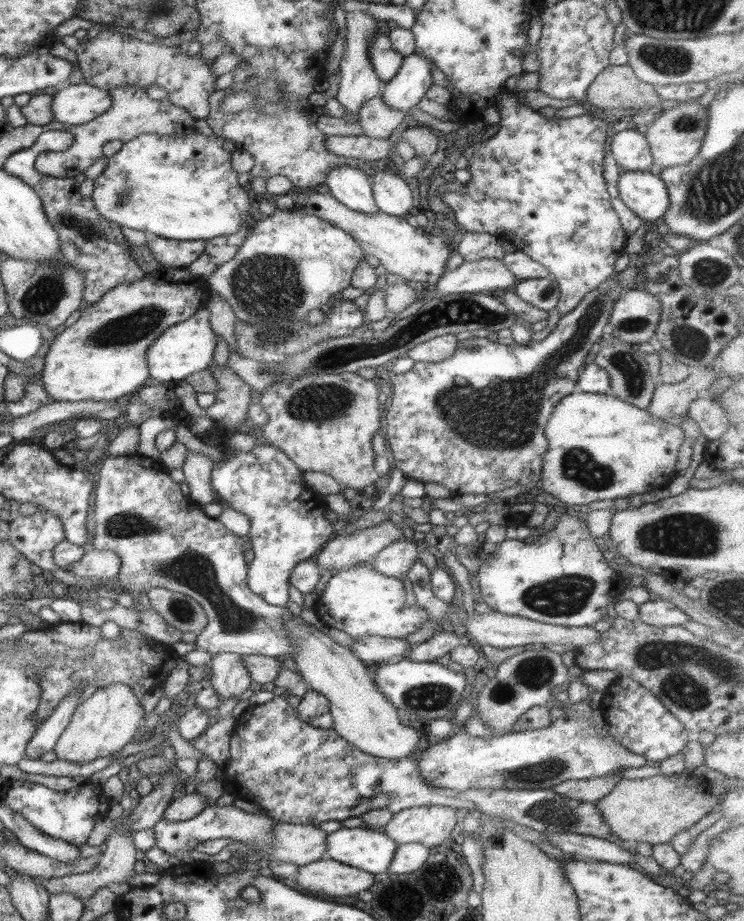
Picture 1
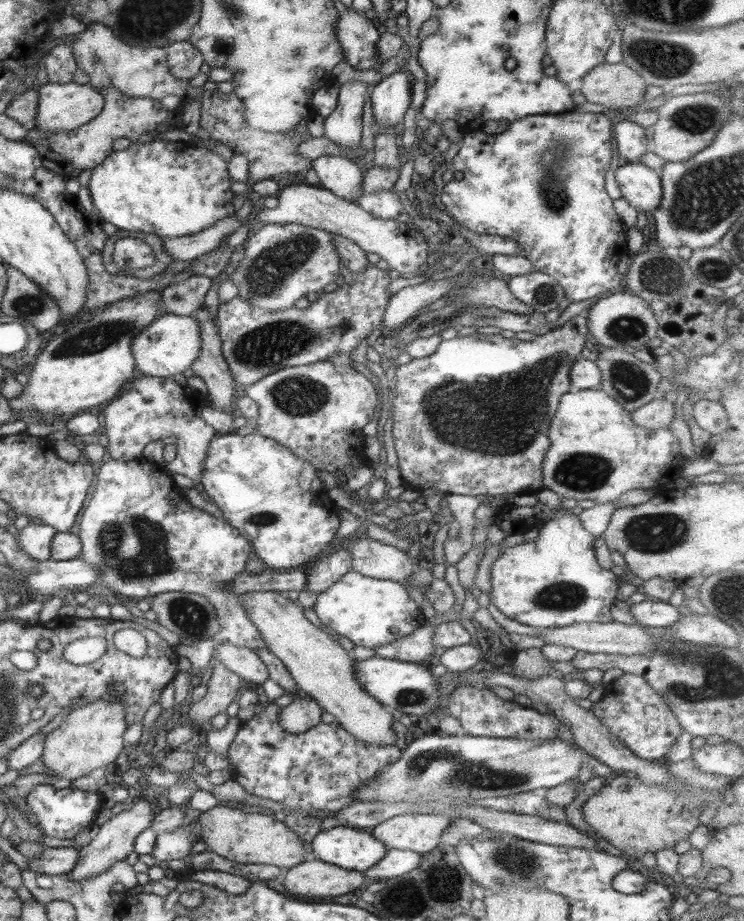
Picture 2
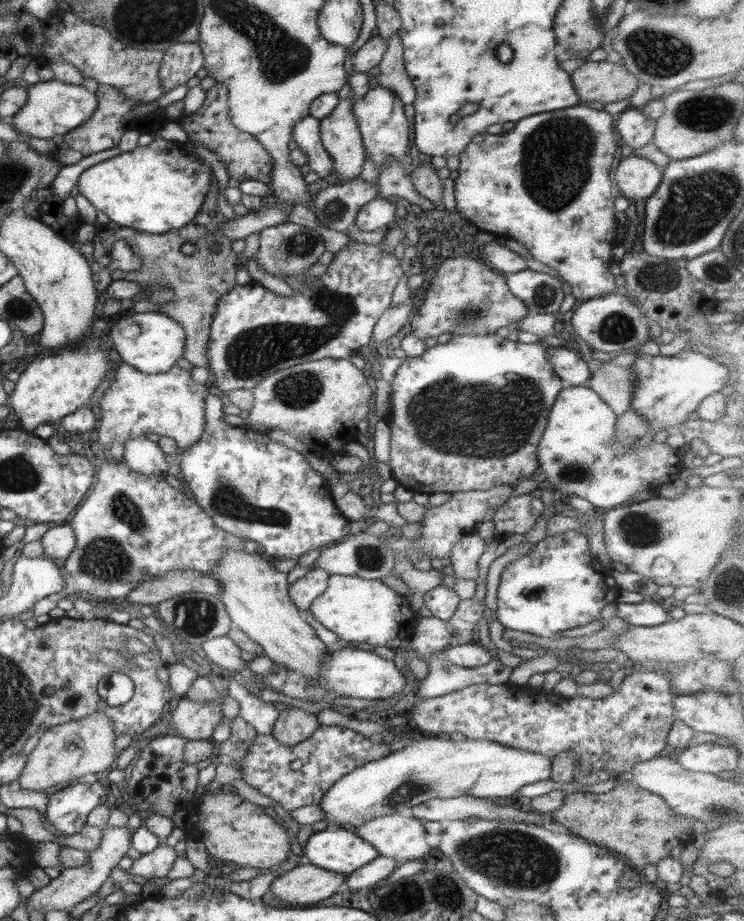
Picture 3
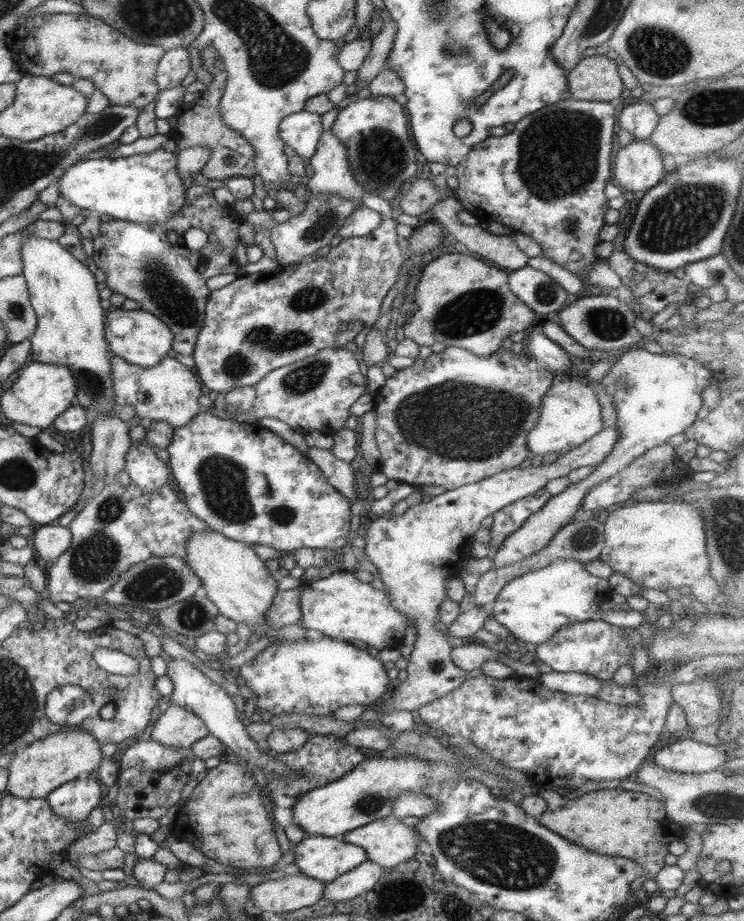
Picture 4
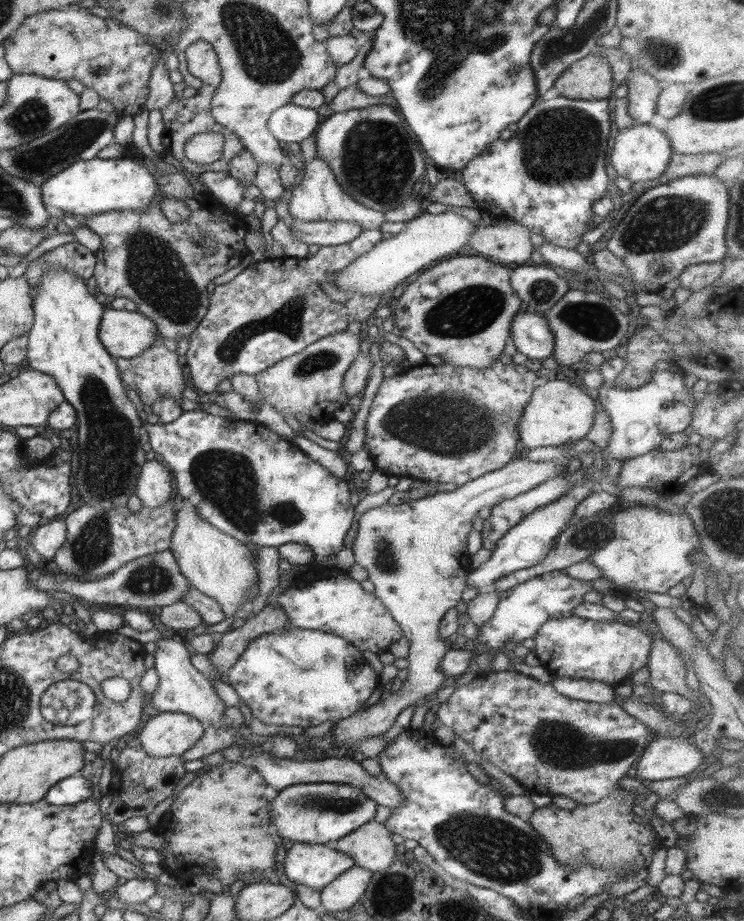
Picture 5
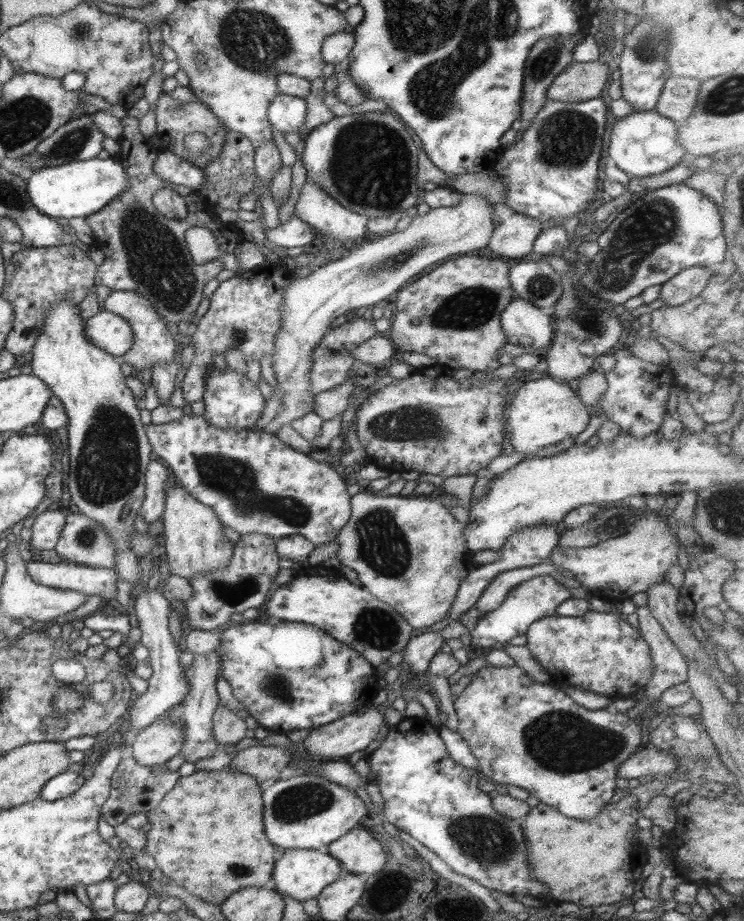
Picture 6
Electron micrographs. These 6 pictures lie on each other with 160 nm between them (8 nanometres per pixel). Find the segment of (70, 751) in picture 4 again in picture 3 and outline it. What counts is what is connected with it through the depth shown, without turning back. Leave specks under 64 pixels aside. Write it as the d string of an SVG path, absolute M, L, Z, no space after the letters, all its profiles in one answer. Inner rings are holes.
M106 712L60 724L47 729L38 740L34 750L27 756L26 764L17 778L24 790L52 792L64 783L78 780L84 775L109 770L116 756L113 722Z

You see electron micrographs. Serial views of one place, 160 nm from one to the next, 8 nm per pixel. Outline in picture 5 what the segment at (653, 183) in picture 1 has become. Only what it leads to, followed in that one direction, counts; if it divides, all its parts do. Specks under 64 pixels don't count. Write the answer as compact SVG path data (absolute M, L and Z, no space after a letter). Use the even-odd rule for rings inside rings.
M636 124L630 128L618 131L614 138L610 162L616 169L618 176L626 178L630 183L641 184L656 180L666 170L674 150L670 139L663 129L658 129L651 124Z

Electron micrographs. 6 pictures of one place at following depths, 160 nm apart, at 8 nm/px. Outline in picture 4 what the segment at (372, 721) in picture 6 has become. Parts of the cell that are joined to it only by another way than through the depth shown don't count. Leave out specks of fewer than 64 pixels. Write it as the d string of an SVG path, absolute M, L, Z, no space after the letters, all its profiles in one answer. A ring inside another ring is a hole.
M617 426L603 428L580 446L559 455L550 464L503 470L494 473L489 479L464 485L434 496L429 502L422 501L420 504L409 506L402 516L394 514L384 517L371 516L364 522L361 533L366 540L366 546L364 546L362 552L366 554L368 561L378 569L378 575L375 577L388 587L386 592L388 597L392 599L391 605L398 612L401 612L406 619L413 620L413 626L416 629L414 650L410 654L408 668L406 668L408 676L393 690L391 697L383 706L383 712L392 712L393 710L415 712L417 708L421 708L441 696L446 696L466 680L467 672L454 665L451 658L454 642L436 627L436 621L439 616L440 604L446 601L446 577L460 576L466 566L466 552L468 552L470 544L474 541L475 533L481 528L482 520L494 515L494 512L498 512L498 509L507 507L521 498L536 494L541 488L545 488L550 480L567 476L569 472L572 472L572 469L576 470L580 466L599 465L616 444L618 437L619 430Z

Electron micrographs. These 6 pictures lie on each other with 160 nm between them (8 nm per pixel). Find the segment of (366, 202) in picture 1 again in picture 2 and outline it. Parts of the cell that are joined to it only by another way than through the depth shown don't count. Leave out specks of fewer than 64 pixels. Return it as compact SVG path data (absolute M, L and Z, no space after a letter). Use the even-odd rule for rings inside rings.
M326 155L314 159L311 165L320 179L319 186L325 190L350 202L357 202L364 195L364 173L360 170L359 162L346 157Z

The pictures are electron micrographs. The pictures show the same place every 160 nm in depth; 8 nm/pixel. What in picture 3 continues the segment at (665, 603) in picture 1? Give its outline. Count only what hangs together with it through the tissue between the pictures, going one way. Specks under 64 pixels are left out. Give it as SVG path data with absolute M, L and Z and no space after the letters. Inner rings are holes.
M647 599L641 604L618 603L617 616L631 624L631 626L653 627L664 624L670 619L657 599Z

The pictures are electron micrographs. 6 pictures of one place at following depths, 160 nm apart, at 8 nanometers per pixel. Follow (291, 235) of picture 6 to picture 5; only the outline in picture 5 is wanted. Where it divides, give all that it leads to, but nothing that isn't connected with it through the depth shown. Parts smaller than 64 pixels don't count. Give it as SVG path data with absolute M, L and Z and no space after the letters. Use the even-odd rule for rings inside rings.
M293 218L290 226L290 232L296 240L308 245L318 244L320 247L349 243L362 231L363 228L357 222L344 222L343 220L306 222Z

